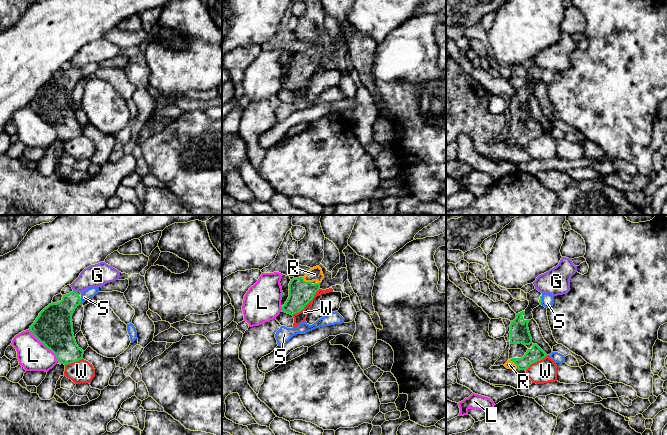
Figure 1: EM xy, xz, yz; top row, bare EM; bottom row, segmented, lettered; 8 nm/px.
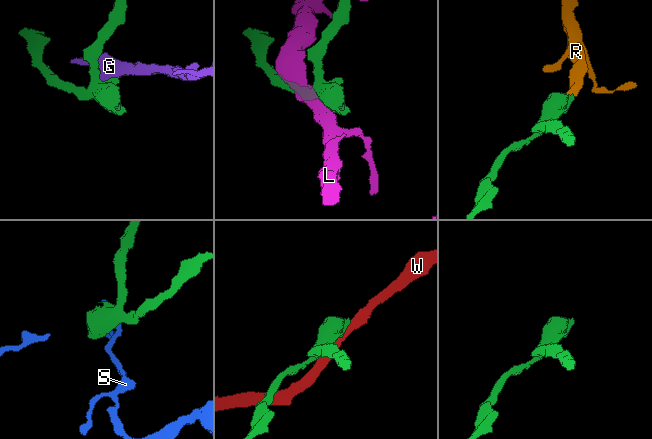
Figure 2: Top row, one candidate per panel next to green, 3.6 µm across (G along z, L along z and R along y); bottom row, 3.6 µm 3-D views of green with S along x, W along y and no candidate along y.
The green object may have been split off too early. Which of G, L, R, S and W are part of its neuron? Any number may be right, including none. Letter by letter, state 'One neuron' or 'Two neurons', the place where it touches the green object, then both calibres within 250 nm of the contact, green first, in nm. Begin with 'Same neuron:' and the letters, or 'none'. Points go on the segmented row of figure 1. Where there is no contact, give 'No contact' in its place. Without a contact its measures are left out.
Same neuron: R
G: Two neurons. Touches green at xy (74, 291). Thickness 240 nm (green) against 180 nm
L: Two neurons. Touches green at xy (45, 345). Thickness 300 nm (green) against 240 nm
R: One neuron. Touches green at xz (306, 282). Thickness 190 nm (green) against 110 nm
S: Two neurons. Touches green at xy (80, 301). Thickness 260 nm (green) against 80 nm
W: Two neurons. Touches green at xz (307, 303). Thickness 190 nm (green) against 90 nm

